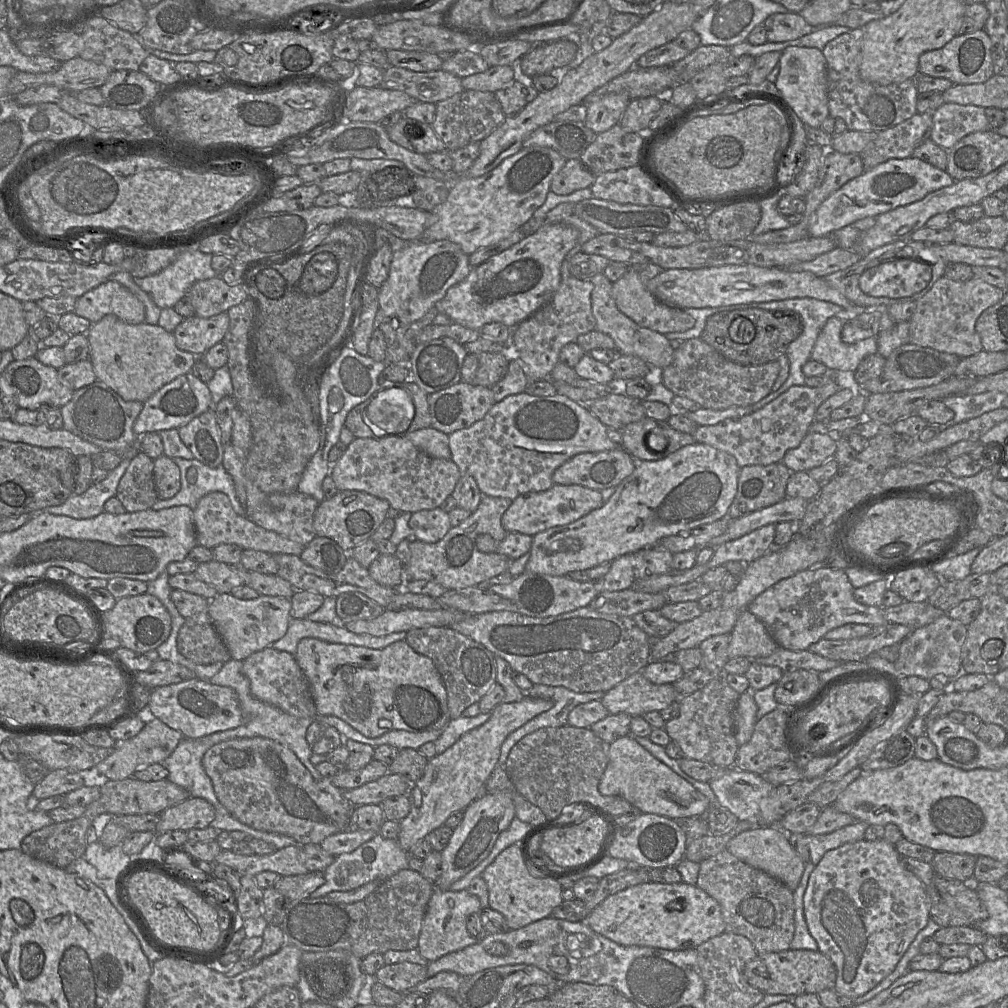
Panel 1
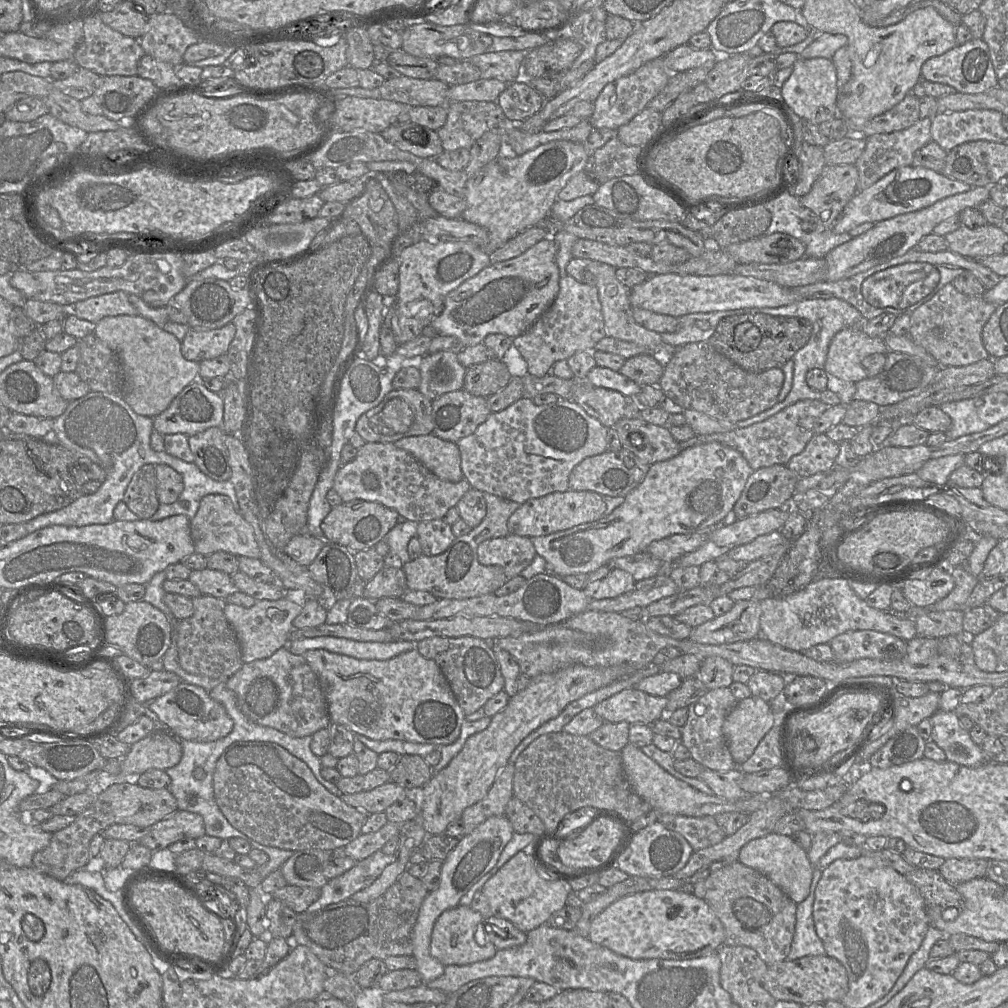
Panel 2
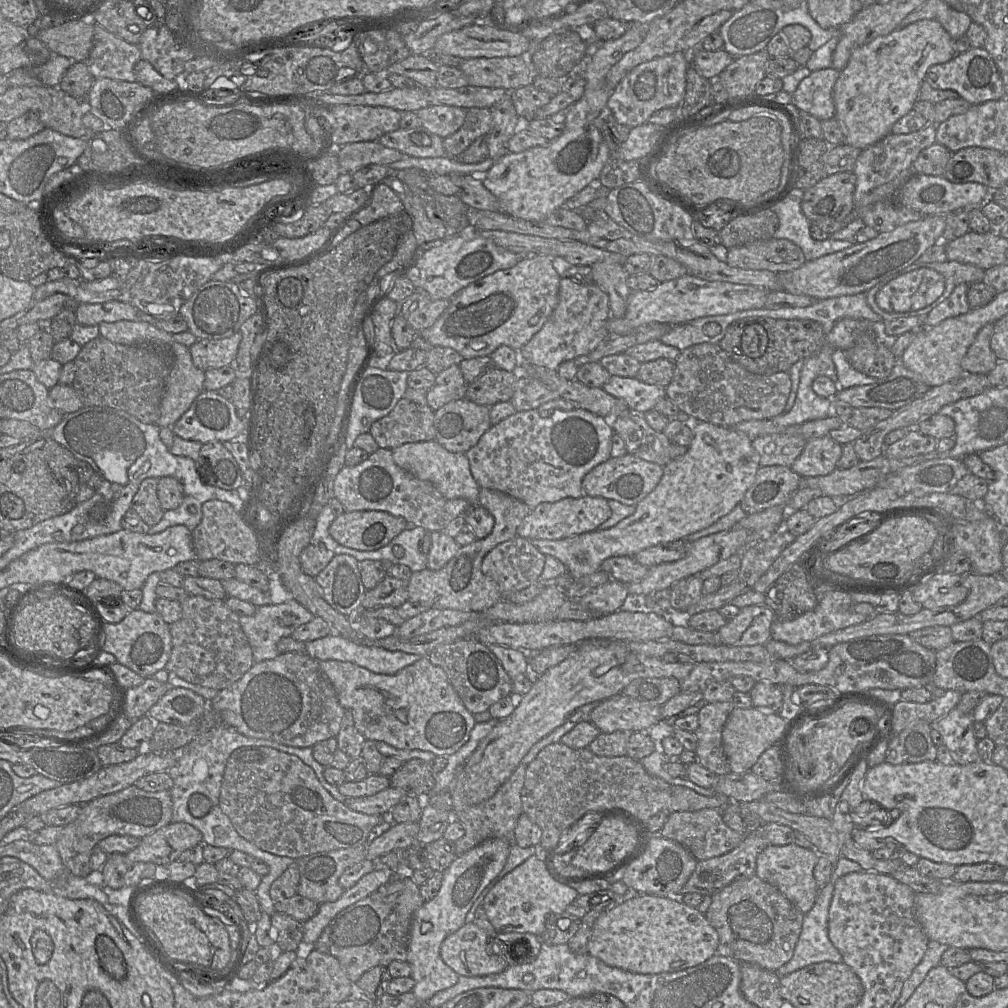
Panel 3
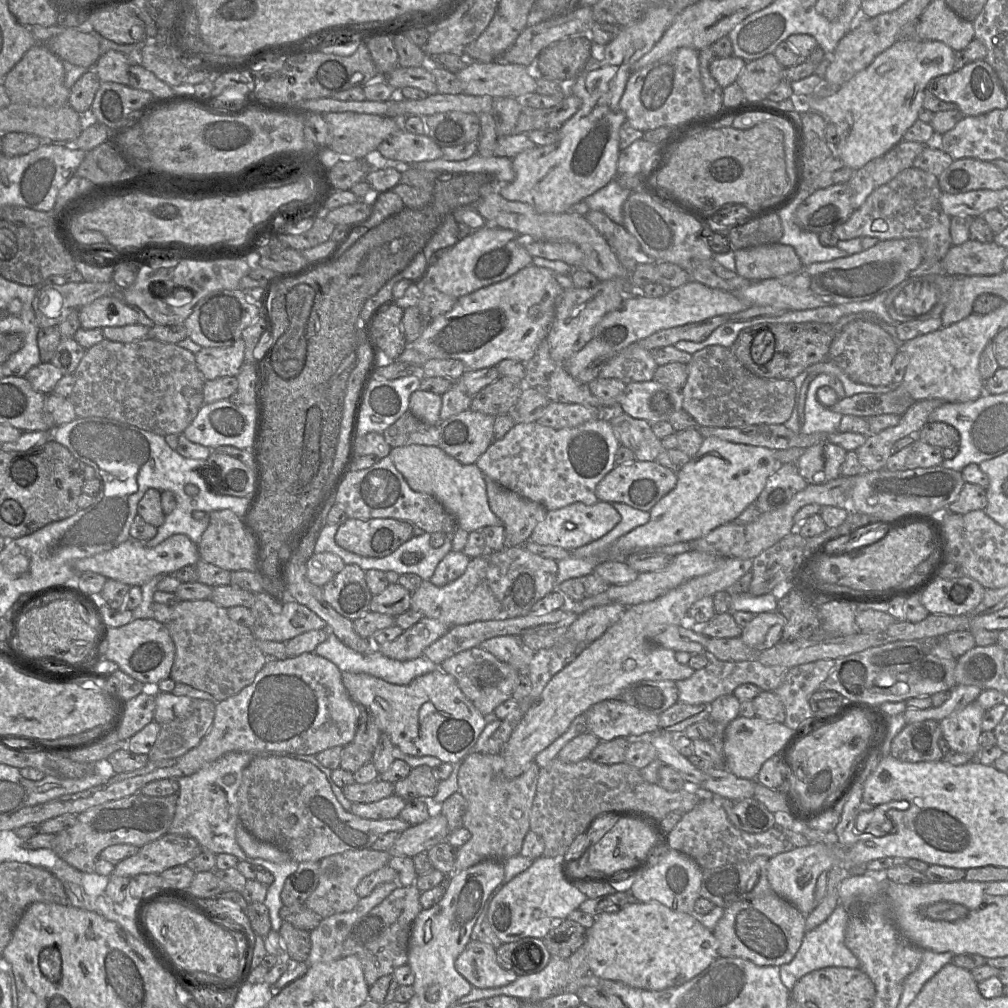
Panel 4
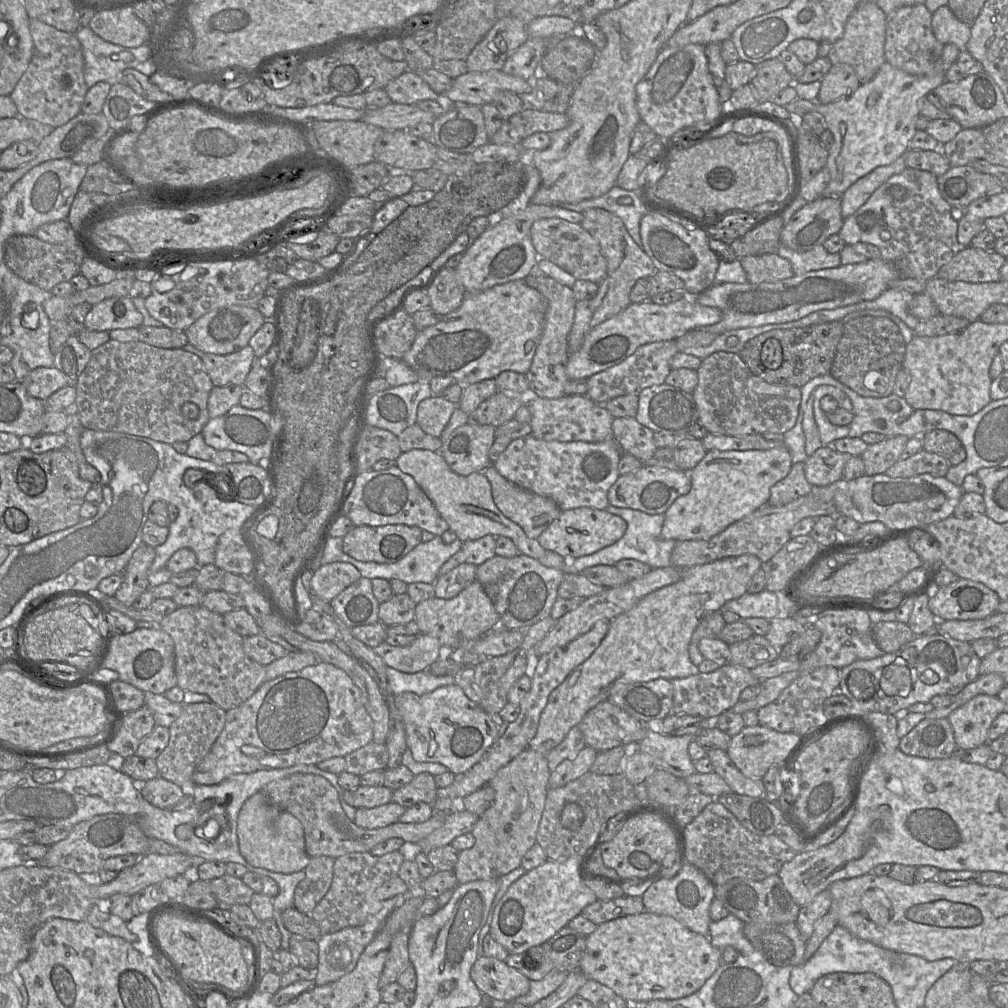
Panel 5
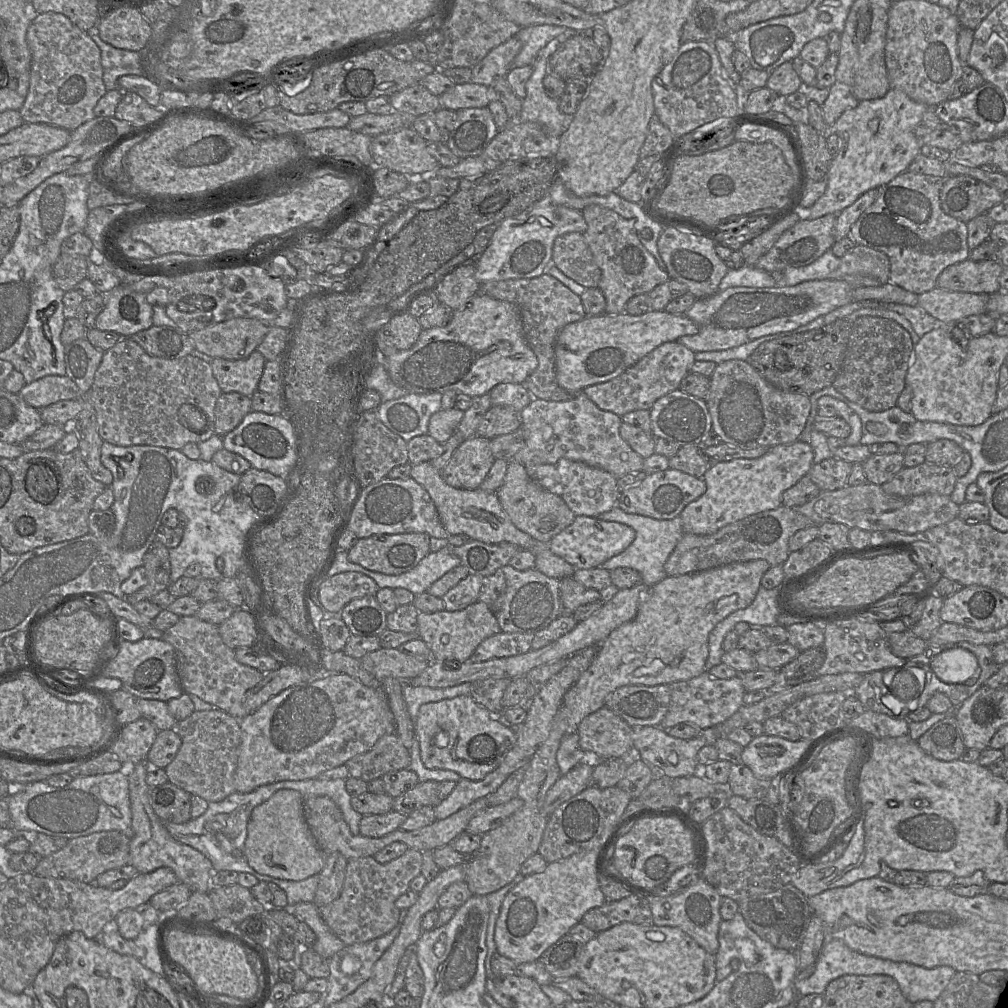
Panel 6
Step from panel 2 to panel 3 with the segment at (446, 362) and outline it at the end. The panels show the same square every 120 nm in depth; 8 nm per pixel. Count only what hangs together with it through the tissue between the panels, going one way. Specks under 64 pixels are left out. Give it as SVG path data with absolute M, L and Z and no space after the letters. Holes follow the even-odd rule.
M458 365L436 374L434 386L426 393L427 404L435 412L448 402L465 398L468 383Z

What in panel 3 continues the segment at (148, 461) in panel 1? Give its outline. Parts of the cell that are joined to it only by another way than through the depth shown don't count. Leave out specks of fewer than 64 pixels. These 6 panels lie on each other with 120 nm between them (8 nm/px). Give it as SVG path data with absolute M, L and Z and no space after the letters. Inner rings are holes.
M156 478L144 479L131 502L131 509L149 526L156 525L164 514L157 496Z

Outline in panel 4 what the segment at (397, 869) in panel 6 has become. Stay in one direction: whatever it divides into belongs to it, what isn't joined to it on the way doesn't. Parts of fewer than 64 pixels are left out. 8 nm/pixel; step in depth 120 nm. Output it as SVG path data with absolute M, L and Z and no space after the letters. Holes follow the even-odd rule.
M368 848L334 854L321 859L318 862L320 874L317 888L308 897L305 906L321 918L354 910L360 900L356 892L360 881L374 871L387 866L390 858L391 855L387 851Z

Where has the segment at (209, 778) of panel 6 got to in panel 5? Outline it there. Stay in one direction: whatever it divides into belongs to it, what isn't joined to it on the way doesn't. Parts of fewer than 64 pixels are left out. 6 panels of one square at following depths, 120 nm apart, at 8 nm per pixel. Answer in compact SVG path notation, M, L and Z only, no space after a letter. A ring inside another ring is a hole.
M214 702L183 704L181 715L169 726L167 747L155 759L159 775L180 786L184 795L193 795L193 773L221 734L225 720L226 711Z

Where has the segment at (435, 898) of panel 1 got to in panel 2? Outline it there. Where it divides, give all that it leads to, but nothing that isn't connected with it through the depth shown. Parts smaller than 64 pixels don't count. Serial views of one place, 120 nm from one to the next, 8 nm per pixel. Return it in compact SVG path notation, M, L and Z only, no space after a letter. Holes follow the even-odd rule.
M458 905L444 911L436 920L430 943L432 957L444 966L467 965L492 958L497 948L491 941L487 941L483 930L483 917L470 906Z

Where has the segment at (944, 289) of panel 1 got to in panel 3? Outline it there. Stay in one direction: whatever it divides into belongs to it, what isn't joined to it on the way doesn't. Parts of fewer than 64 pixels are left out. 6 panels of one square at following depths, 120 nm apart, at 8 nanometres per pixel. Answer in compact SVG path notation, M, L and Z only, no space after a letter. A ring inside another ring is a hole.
M961 283L954 288L950 296L934 307L924 318L923 328L930 328L942 321L953 318L970 311L967 300L969 284ZM988 323L977 333L961 362L965 373L988 375L995 368L998 359L990 346L993 329L994 324Z

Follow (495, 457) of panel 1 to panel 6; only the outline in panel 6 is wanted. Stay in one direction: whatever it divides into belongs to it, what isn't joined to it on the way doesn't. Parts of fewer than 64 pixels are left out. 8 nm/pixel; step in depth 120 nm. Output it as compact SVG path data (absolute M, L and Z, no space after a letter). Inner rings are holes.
M565 458L553 464L524 465L524 467L532 480L561 497L576 516L597 517L610 511L617 504L619 496L617 478L600 468Z

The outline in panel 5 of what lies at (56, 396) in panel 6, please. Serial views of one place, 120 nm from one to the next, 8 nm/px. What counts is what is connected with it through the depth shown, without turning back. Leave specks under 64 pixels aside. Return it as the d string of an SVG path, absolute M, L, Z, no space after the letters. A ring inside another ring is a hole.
M38 367L32 370L22 384L29 395L42 401L69 385L63 373L55 367Z

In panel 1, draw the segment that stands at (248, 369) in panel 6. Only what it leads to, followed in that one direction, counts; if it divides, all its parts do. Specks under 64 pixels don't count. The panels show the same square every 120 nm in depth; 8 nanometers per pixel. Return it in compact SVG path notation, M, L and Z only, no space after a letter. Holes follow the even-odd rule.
M222 312L210 318L196 315L184 318L173 334L180 350L202 356L212 346L223 341L229 327L229 316Z

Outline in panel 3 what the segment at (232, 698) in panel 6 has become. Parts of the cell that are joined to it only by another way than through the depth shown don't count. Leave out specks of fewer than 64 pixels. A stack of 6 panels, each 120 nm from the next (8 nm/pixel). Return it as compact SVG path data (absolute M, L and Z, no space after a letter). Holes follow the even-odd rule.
M188 596L181 606L180 619L169 625L172 649L165 669L190 683L203 687L218 691L229 687L254 664L252 649L239 623L239 616L228 608L225 600L206 599L203 596Z

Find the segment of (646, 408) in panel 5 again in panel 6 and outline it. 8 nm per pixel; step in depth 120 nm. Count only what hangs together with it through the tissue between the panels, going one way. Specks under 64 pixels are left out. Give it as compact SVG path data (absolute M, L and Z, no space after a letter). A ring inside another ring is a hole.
M676 389L660 397L649 410L654 438L664 438L679 447L685 445L704 449L704 441L712 432L712 419L706 401Z

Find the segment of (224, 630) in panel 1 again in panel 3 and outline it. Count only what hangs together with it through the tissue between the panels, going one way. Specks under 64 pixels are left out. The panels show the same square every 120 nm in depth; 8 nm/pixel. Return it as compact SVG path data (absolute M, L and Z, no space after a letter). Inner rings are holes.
M293 598L279 604L256 607L255 614L252 616L240 616L239 623L251 646L254 663L276 658L279 655L278 641L291 636L299 626L308 623L313 617L310 611Z

